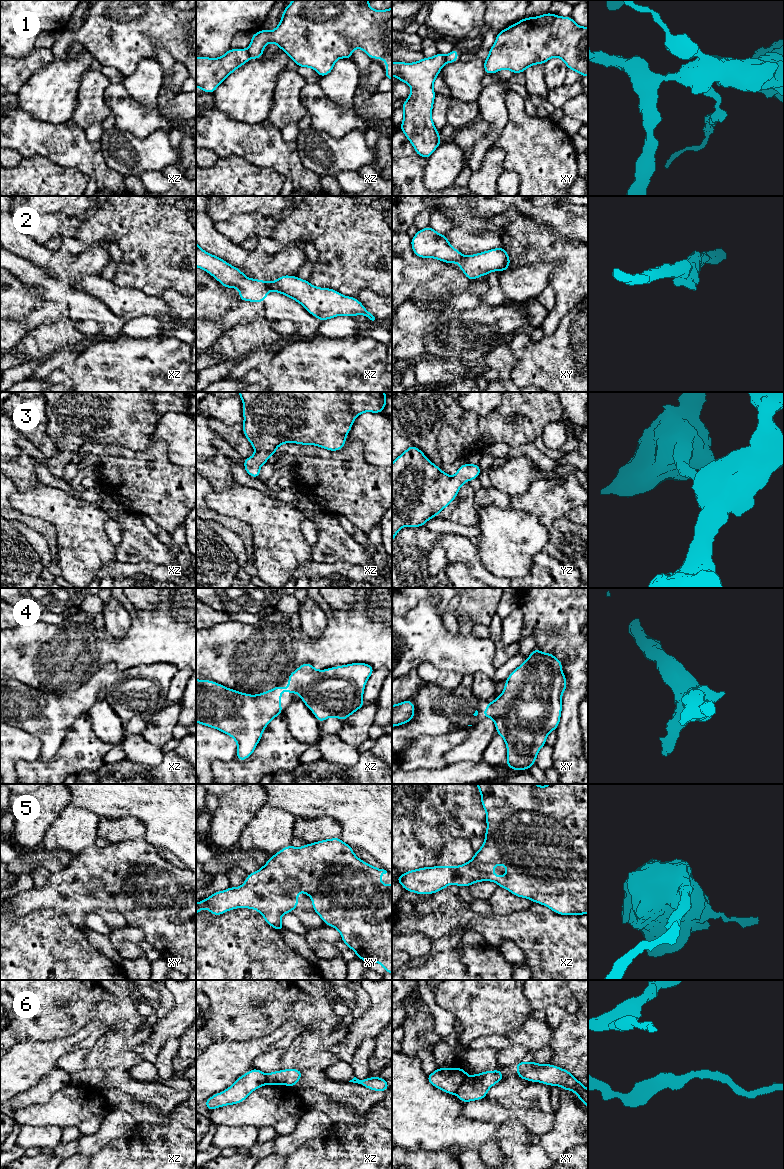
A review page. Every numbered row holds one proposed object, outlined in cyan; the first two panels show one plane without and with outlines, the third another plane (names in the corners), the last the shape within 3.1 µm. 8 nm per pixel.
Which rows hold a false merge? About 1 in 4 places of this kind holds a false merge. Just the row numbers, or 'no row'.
1, 2, 6

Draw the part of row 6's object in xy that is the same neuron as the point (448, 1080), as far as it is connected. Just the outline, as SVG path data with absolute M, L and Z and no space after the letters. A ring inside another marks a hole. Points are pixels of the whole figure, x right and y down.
M437 1068L427 1076L428 1082L447 1094L454 1094L467 1079L467 1071L462 1068Z

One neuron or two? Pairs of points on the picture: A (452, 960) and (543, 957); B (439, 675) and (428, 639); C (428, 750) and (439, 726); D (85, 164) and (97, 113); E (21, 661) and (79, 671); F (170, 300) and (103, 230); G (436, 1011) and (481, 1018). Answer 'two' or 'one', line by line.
A: two
B: two
C: two
D: two
E: one
F: two
G: two

